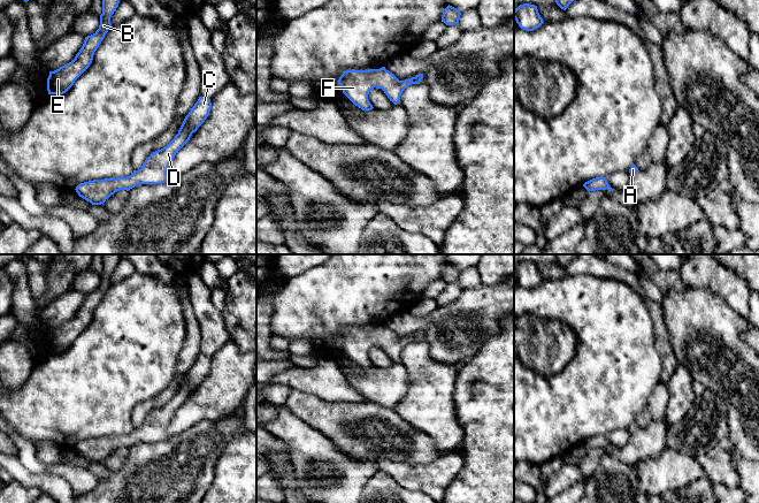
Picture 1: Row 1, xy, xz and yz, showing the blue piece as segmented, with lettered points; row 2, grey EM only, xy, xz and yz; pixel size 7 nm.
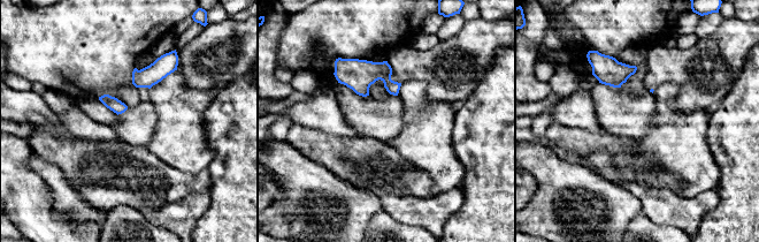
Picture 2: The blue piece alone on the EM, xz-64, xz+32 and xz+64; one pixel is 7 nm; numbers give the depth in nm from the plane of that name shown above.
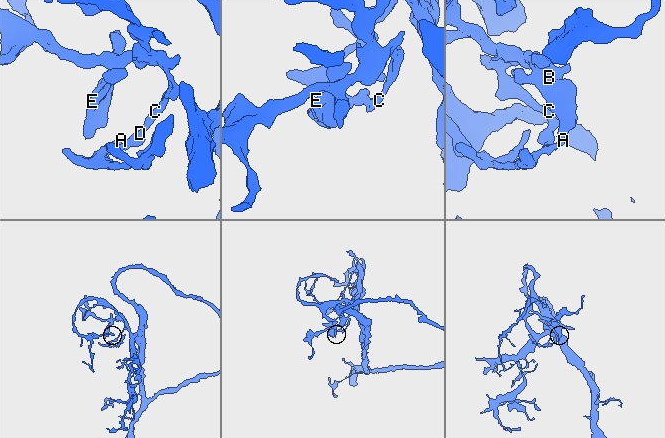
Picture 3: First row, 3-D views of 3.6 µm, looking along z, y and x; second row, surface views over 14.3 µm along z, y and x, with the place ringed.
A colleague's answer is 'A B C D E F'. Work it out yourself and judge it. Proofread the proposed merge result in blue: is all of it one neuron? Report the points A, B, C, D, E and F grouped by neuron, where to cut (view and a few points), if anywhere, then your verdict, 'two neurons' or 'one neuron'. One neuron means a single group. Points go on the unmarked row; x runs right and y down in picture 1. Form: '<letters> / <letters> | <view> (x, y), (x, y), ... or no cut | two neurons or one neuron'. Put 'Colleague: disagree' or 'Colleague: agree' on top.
Colleague: agree
A B C D E F | no cut | one neuron

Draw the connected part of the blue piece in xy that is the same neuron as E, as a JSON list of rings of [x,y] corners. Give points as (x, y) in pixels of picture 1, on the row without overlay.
[[[102,254],[102,272],[100,273],[99,287],[93,292],[85,295],[82,306],[71,320],[49,329],[47,336],[48,352],[61,353],[66,351],[90,325],[94,310],[112,284],[110,275],[118,265],[120,258],[121,254]]]

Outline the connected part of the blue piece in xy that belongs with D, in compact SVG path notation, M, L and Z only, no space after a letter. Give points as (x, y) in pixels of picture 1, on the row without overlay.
M199 355L198 359L185 374L178 391L163 406L153 410L140 427L133 428L130 434L93 437L80 441L76 450L92 463L104 462L112 452L140 442L162 442L168 439L168 426L176 411L190 398L193 390L204 381L212 366L210 357Z

